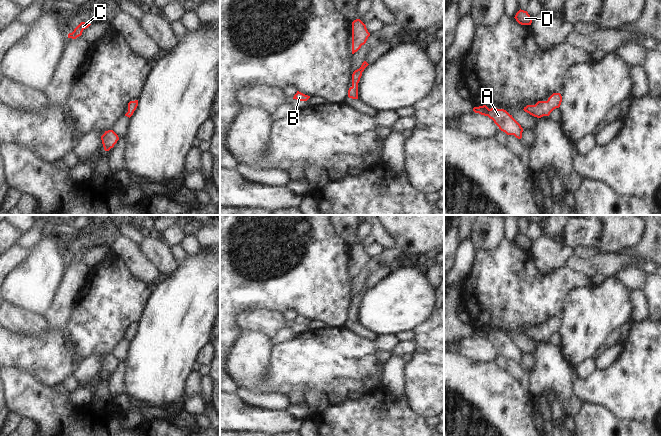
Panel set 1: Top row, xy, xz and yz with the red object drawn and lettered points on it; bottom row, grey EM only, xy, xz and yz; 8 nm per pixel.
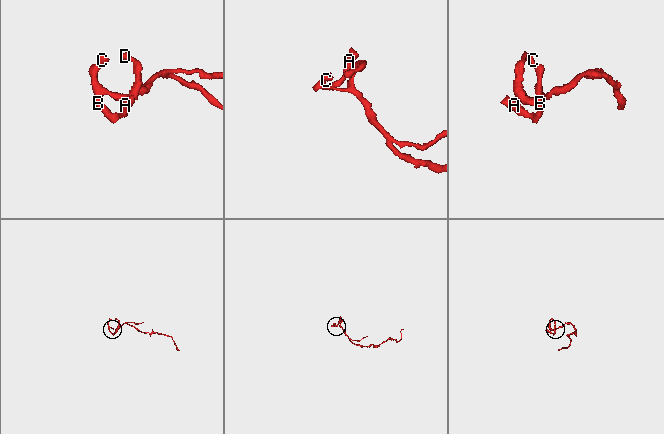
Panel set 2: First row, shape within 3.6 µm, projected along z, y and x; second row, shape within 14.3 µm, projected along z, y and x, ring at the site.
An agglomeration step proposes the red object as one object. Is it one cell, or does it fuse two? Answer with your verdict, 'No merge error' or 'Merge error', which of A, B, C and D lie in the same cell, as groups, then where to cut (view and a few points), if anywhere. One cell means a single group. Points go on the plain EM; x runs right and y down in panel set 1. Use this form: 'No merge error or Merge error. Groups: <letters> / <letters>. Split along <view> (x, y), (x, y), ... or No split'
No merge error. Groups: A B C D. No split.

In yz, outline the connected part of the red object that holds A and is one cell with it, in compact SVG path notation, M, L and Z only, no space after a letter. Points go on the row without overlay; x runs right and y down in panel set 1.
M483 329L474 331L473 335L488 340L494 345L499 353L507 359L514 359L518 363L522 362L523 352L506 334L497 333L495 330L489 333L486 329Z

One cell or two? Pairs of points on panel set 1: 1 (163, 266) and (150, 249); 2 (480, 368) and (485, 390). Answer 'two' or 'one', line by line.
1: one
2: one

